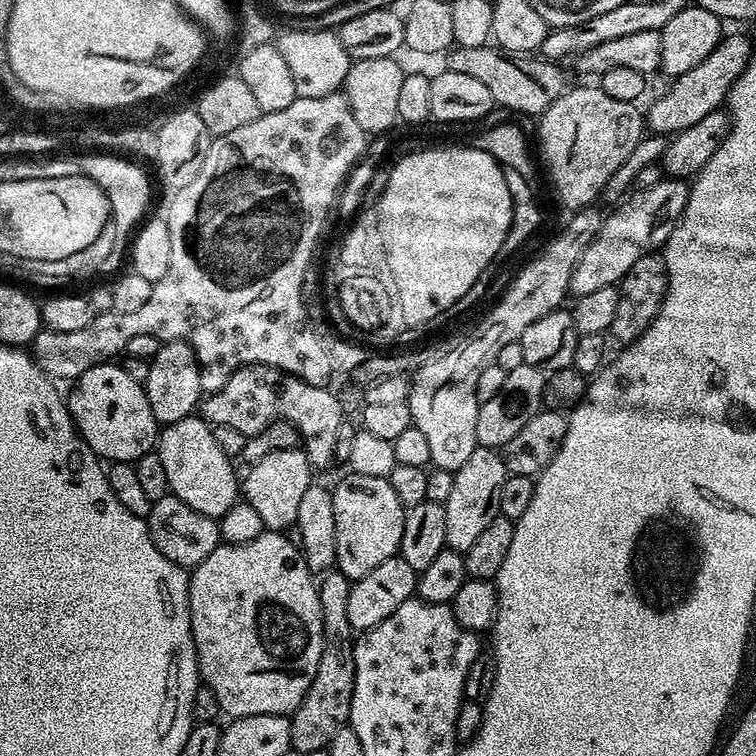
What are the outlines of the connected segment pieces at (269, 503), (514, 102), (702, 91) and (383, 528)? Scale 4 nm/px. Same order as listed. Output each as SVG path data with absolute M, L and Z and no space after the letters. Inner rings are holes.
M299 447L279 448L276 452L266 454L266 458L262 458L258 463L251 465L247 469L248 473L242 476L242 500L243 503L254 506L254 510L262 518L265 529L274 532L284 532L291 529L298 518L298 505L306 490L314 483L314 469L312 463L308 461L307 452Z
M482 46L451 47L443 57L443 67L454 74L471 74L490 89L493 105L509 108L512 112L521 112L524 116L539 117L541 112L551 106L563 92L567 92L570 81L566 73L552 62L540 62L536 72L515 64L511 55L505 54L499 47Z
M725 35L710 50L710 55L702 58L694 70L686 70L686 74L675 77L672 84L652 105L646 108L646 128L649 133L672 137L677 132L682 132L688 127L706 118L706 114L717 111L720 104L728 96L728 91L736 88L736 79L746 70L748 60L754 54L752 44L744 36Z
M349 471L331 489L334 502L335 567L349 581L362 578L376 569L386 558L397 555L402 542L405 506L394 494L387 476L374 478L370 474Z

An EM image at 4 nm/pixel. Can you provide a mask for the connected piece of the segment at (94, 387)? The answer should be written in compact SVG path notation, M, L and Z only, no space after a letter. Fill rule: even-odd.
M116 362L94 366L86 370L86 374L79 376L71 388L72 393L67 393L66 396L68 413L76 423L76 428L80 431L80 437L86 442L86 446L90 446L90 450L95 456L100 457L101 461L131 464L155 449L158 425L154 418L154 410L150 410L150 402L144 393L143 383L135 381L124 366Z

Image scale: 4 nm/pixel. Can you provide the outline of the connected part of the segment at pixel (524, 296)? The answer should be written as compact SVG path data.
M589 206L579 209L576 216L512 281L508 284L508 289L500 296L500 301L489 310L484 316L484 321L465 338L461 344L453 346L449 352L433 355L430 362L423 364L418 371L411 373L410 387L408 389L408 405L412 415L412 427L422 430L422 434L430 441L430 458L435 467L454 473L474 454L478 446L476 443L476 427L478 426L478 410L481 402L476 391L478 390L478 374L482 369L495 361L498 350L506 346L506 342L519 340L522 330L530 326L530 322L535 322L537 318L542 318L542 314L550 314L555 308L561 307L565 303L564 296L569 295L568 287L570 278L574 274L574 266L578 258L590 246L590 242L598 234L602 212L599 207Z

